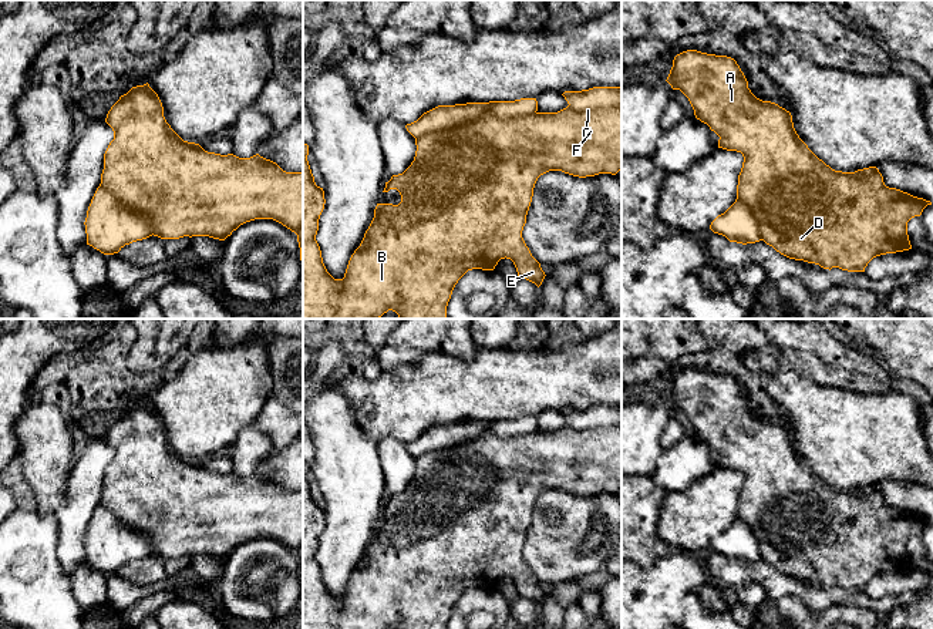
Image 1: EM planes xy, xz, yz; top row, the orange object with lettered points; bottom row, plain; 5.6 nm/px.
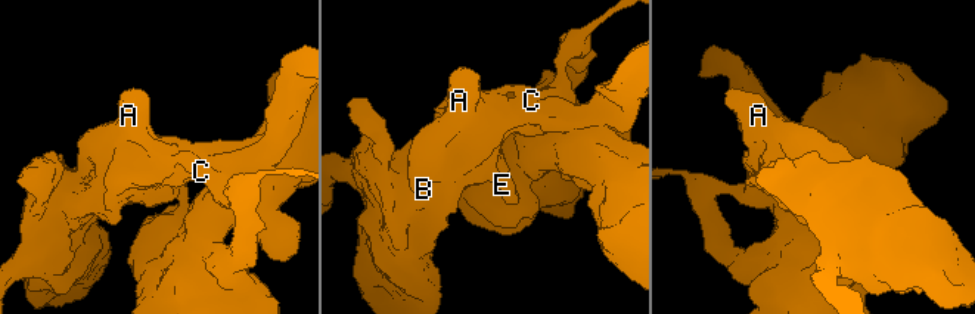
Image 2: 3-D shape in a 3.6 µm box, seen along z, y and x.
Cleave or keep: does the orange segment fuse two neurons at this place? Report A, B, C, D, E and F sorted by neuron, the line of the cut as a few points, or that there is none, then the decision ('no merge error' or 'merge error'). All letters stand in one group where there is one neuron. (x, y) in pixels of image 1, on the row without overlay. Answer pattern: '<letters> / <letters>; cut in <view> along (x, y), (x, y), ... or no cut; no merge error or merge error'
A B D E F / C; cut in xz along (535, 430), (511, 437), (482, 431), (464, 443), (416, 457); merge error

